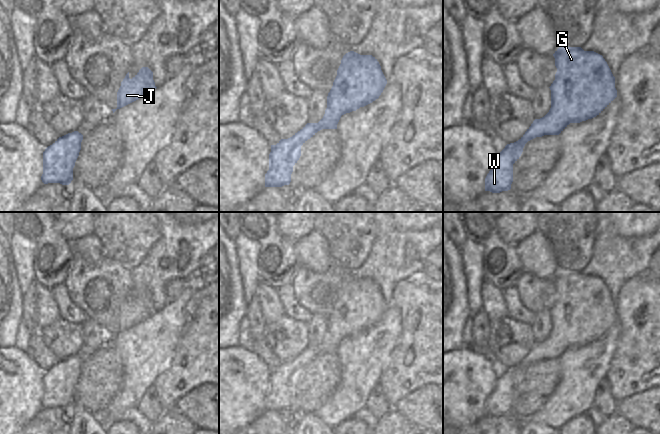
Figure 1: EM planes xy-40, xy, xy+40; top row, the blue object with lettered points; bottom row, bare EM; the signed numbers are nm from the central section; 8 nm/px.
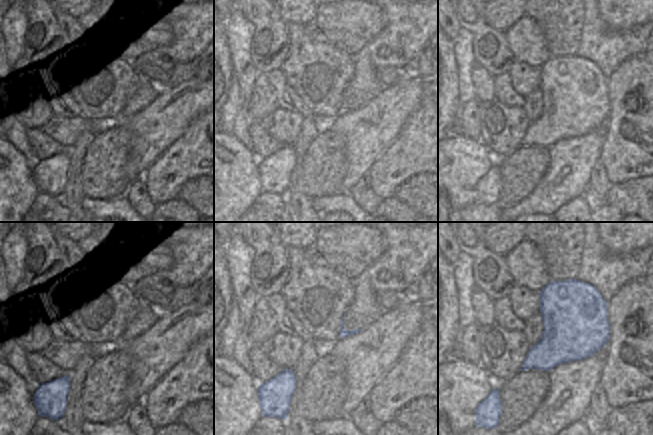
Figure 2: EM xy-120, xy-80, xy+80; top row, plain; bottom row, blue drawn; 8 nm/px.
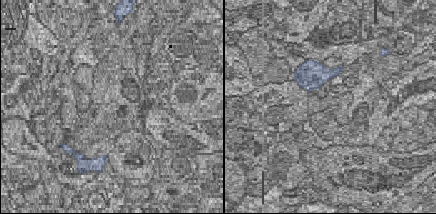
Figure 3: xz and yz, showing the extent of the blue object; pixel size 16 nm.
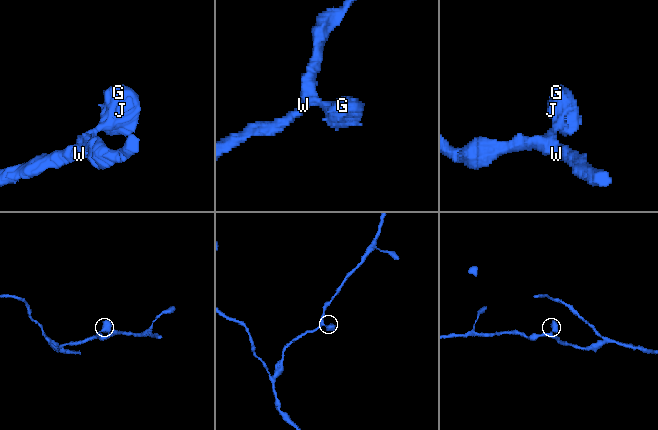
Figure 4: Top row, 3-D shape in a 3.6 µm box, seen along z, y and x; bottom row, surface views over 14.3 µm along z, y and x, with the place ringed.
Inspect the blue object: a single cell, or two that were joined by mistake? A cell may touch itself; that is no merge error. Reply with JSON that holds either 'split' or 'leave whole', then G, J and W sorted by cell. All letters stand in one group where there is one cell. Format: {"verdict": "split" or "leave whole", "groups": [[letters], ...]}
{"verdict": "leave whole", "groups": [["G", "J", "W"]]}

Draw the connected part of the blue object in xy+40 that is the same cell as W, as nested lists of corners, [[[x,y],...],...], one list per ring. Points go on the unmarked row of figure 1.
[[[559,271],[553,278],[557,296],[555,304],[549,311],[551,314],[551,332],[549,336],[540,343],[535,343],[525,358],[516,366],[507,368],[497,378],[495,388],[485,402],[485,415],[500,417],[511,413],[513,406],[513,388],[519,383],[525,368],[544,359],[559,359],[570,347],[580,347],[599,339],[616,321],[615,301],[613,300],[607,286],[602,279],[594,275],[584,275],[581,271]]]

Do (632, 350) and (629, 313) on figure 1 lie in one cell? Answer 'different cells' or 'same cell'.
same cell

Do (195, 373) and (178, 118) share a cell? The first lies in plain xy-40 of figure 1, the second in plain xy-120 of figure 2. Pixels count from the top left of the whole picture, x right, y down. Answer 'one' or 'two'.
two

